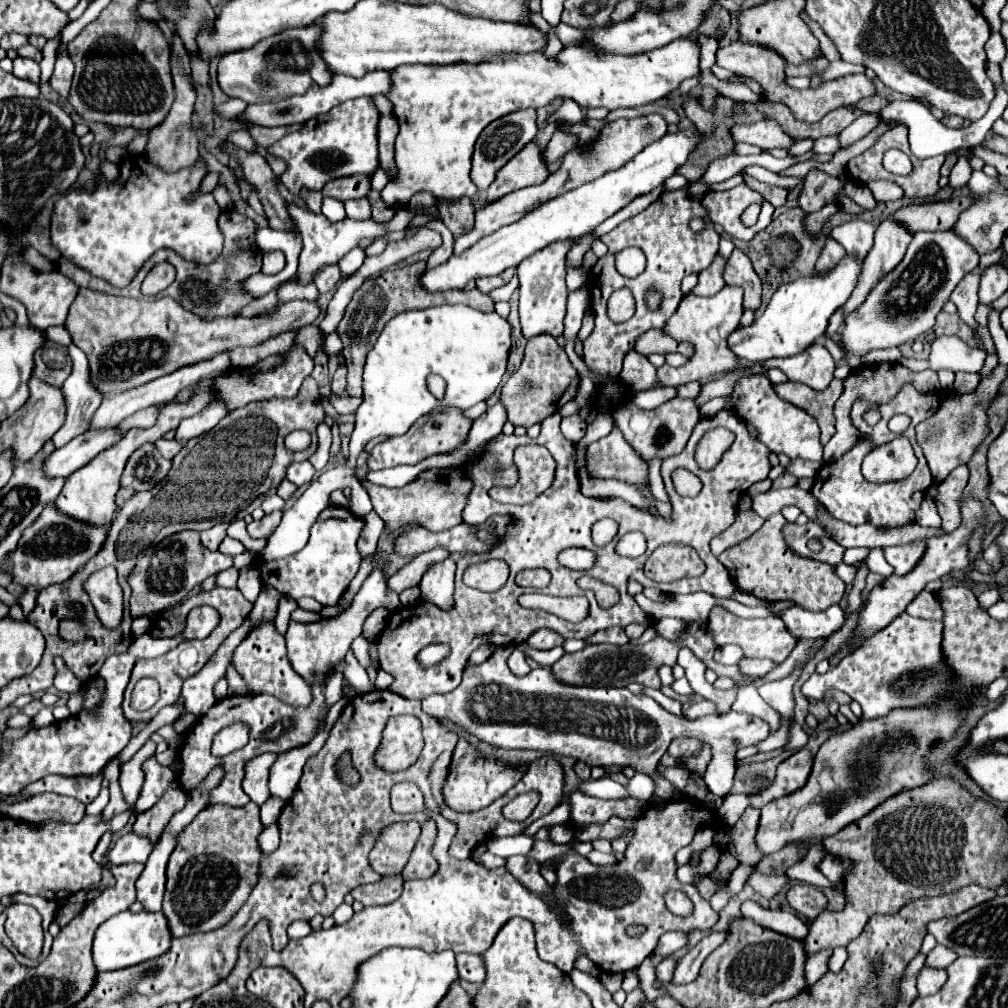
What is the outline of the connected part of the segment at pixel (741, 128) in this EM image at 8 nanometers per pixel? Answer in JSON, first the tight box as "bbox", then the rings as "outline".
{"bbox":[730,118,796,150],"outline":[[[764,118],[750,124],[734,124],[730,132],[734,142],[754,144],[762,150],[774,150],[774,148],[788,150],[796,142],[792,136],[786,136],[780,124],[772,118]]]}

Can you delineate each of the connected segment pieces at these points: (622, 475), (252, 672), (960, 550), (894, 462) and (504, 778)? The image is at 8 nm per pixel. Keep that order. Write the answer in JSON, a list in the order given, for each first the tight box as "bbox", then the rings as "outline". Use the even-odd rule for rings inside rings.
[{"bbox":[586,426,652,498],"outline":[[[616,426],[608,436],[588,446],[586,468],[594,478],[616,478],[634,484],[644,498],[652,498],[648,488],[648,462],[634,452]]]},{"bbox":[232,624,312,708],"outline":[[[260,624],[256,626],[246,640],[236,648],[232,666],[244,678],[246,688],[250,694],[272,694],[286,702],[292,708],[308,708],[312,704],[312,690],[310,686],[290,668],[286,660],[286,646],[284,636],[276,632],[274,624]]]},{"bbox":[854,498,984,640],"outline":[[[968,498],[962,506],[962,524],[960,528],[956,528],[954,532],[950,534],[944,534],[940,538],[928,538],[926,540],[926,550],[924,550],[924,556],[922,560],[918,560],[918,564],[904,576],[890,576],[886,578],[880,586],[876,586],[870,596],[868,596],[868,604],[866,608],[862,610],[860,614],[860,624],[858,624],[858,630],[854,632],[854,636],[860,636],[862,640],[868,638],[870,634],[878,632],[880,628],[888,626],[896,616],[900,616],[906,606],[924,590],[924,586],[932,580],[938,580],[942,578],[944,574],[948,574],[950,570],[954,568],[966,568],[968,566],[968,558],[966,558],[966,542],[968,542],[968,534],[974,530],[974,526],[978,522],[984,520],[984,510],[982,510],[982,504],[980,502],[974,502],[972,498]]]},{"bbox":[864,436,916,484],"outline":[[[905,436],[874,448],[864,458],[864,476],[872,484],[896,482],[904,476],[910,476],[916,468],[916,456],[910,441]]]},{"bbox":[442,738,526,812],"outline":[[[460,738],[460,742],[456,744],[454,754],[452,754],[446,784],[442,788],[444,802],[454,812],[476,812],[480,808],[490,806],[494,800],[498,800],[502,794],[506,794],[524,776],[524,772],[526,772],[526,768],[516,770],[516,768],[508,768],[508,766],[494,762],[494,760],[478,758],[474,748],[470,748],[470,744],[464,738]]]}]

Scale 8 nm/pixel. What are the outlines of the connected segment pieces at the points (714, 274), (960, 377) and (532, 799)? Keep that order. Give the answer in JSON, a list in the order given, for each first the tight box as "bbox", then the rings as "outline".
[{"bbox":[692,252,726,296],"outline":[[[718,252],[718,254],[714,256],[712,264],[698,274],[698,284],[696,284],[696,288],[694,288],[692,292],[694,292],[696,296],[716,294],[716,292],[718,292],[720,288],[724,288],[724,284],[726,284],[724,278],[722,278],[724,268],[726,268],[726,258]]]},{"bbox":[954,371,979,394],"outline":[[[959,371],[955,373],[954,389],[958,394],[970,393],[979,384],[978,373]]]},{"bbox":[502,792,538,820],"outline":[[[528,792],[528,794],[520,794],[512,802],[508,802],[502,812],[510,820],[524,820],[524,818],[530,816],[530,812],[534,810],[536,804],[538,804],[538,794]]]}]

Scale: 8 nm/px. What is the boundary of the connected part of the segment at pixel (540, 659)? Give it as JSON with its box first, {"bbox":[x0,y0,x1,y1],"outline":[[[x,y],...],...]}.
{"bbox":[517,641,565,666],"outline":[[[526,641],[518,644],[517,648],[519,648],[527,657],[533,659],[541,666],[551,666],[565,653],[561,646],[554,647],[550,650],[536,650],[531,648]]]}

